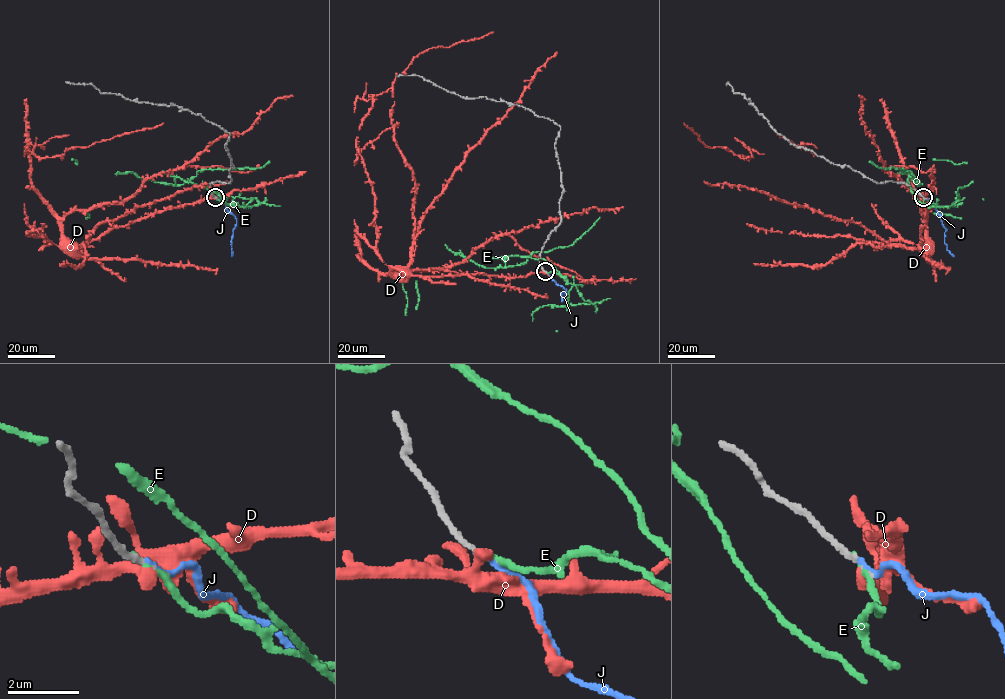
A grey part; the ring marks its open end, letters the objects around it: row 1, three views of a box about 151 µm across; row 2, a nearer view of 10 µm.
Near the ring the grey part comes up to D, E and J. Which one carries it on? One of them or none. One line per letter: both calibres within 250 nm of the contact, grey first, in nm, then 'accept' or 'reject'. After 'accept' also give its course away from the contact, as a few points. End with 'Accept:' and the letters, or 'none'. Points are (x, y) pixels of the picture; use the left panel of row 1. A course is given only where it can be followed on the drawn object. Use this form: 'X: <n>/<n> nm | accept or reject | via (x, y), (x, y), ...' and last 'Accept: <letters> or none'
D: 130/220 nm | reject
E: 160/150 nm | reject
J: 130/190 nm | accept
Accept: J

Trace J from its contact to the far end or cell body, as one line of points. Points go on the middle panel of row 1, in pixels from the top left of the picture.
J: (545, 271), (557, 284), (567, 290), (561, 293), (561, 302)

